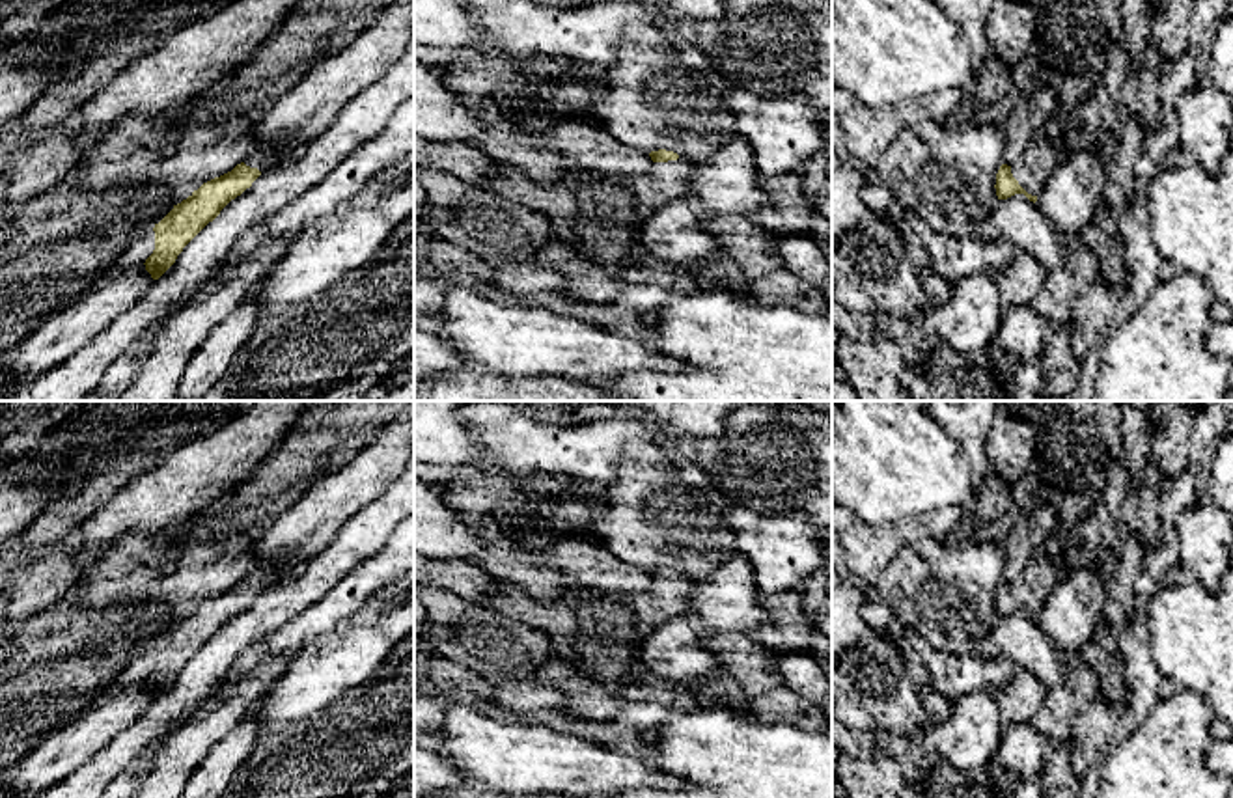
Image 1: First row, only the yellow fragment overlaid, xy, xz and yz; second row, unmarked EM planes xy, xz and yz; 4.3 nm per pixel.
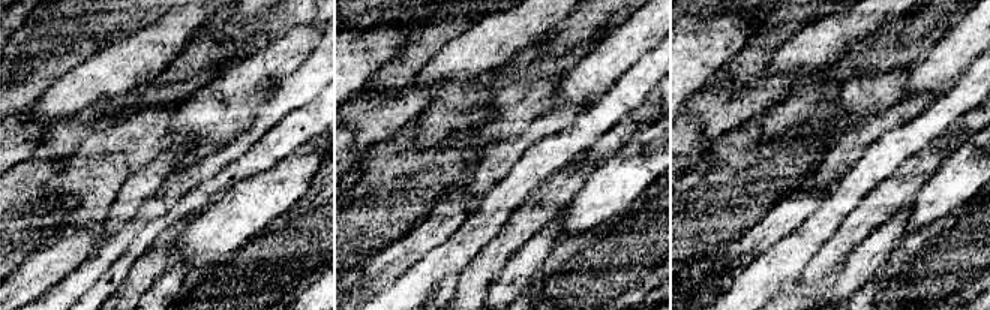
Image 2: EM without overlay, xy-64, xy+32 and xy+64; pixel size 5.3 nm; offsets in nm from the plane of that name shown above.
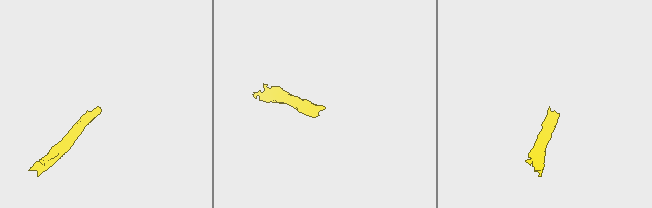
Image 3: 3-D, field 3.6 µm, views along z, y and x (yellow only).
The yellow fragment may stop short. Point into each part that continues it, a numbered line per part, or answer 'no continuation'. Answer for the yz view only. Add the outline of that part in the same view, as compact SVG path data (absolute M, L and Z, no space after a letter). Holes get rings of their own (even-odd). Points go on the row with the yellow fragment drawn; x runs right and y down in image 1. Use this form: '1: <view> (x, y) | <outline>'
1: yz (1039, 161) | M1035 134L1024 149L1022 162L1011 168L1011 173L1028 194L1039 196L1058 162L1060 157L1052 144L1045 136Z

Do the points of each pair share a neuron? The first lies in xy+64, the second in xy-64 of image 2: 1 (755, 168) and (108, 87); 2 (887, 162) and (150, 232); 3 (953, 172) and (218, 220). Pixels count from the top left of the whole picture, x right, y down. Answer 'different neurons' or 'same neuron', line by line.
1: different neurons
2: different neurons
3: same neuron

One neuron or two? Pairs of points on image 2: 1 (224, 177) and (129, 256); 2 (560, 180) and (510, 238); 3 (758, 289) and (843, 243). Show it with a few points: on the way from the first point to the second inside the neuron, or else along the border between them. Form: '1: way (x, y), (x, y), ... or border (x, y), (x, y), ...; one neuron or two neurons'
1: way (200, 196), (152, 232); one neuron
2: way (552, 195), (545, 208), (539, 210), (525, 223); one neuron
3: border (833, 234), (794, 282); two neurons

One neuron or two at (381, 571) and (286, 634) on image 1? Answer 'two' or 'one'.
one

